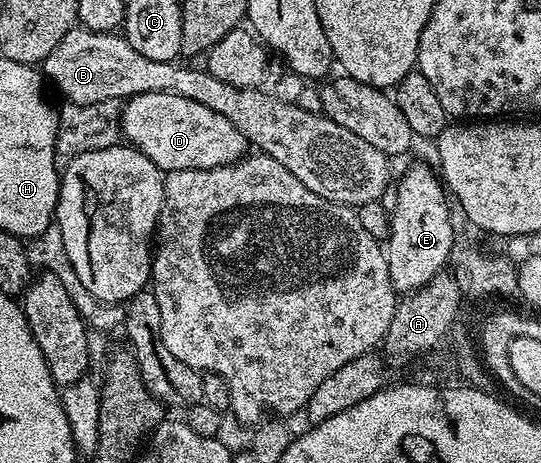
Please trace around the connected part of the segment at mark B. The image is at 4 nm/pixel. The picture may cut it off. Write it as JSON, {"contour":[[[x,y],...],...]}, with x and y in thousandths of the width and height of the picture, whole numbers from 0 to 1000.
{"contour":[[[139,56],[111,84],[109,97],[102,99],[94,117],[78,132],[76,151],[81,166],[89,175],[92,171],[107,194],[124,207],[120,212],[129,222],[165,225],[201,216],[224,220],[257,203],[305,199],[331,203],[333,210],[351,212],[353,218],[384,229],[399,244],[410,246],[442,279],[466,317],[475,315],[477,326],[521,352],[530,367],[538,369],[538,376],[545,376],[545,384],[553,384],[553,393],[560,393],[560,402],[567,402],[567,410],[590,419],[590,428],[604,428],[604,436],[647,445],[693,438],[702,434],[710,413],[723,397],[721,339],[693,324],[693,315],[686,315],[680,307],[671,307],[671,298],[649,289],[649,281],[640,281],[636,272],[612,263],[612,255],[595,251],[591,240],[569,242],[567,235],[555,233],[549,225],[486,197],[490,194],[486,190],[427,186],[427,181],[401,173],[386,156],[360,151],[346,138],[331,140],[333,136],[327,134],[287,134],[285,127],[266,125],[264,117],[257,117],[240,99],[229,76],[222,71],[176,69],[165,60]]]}

